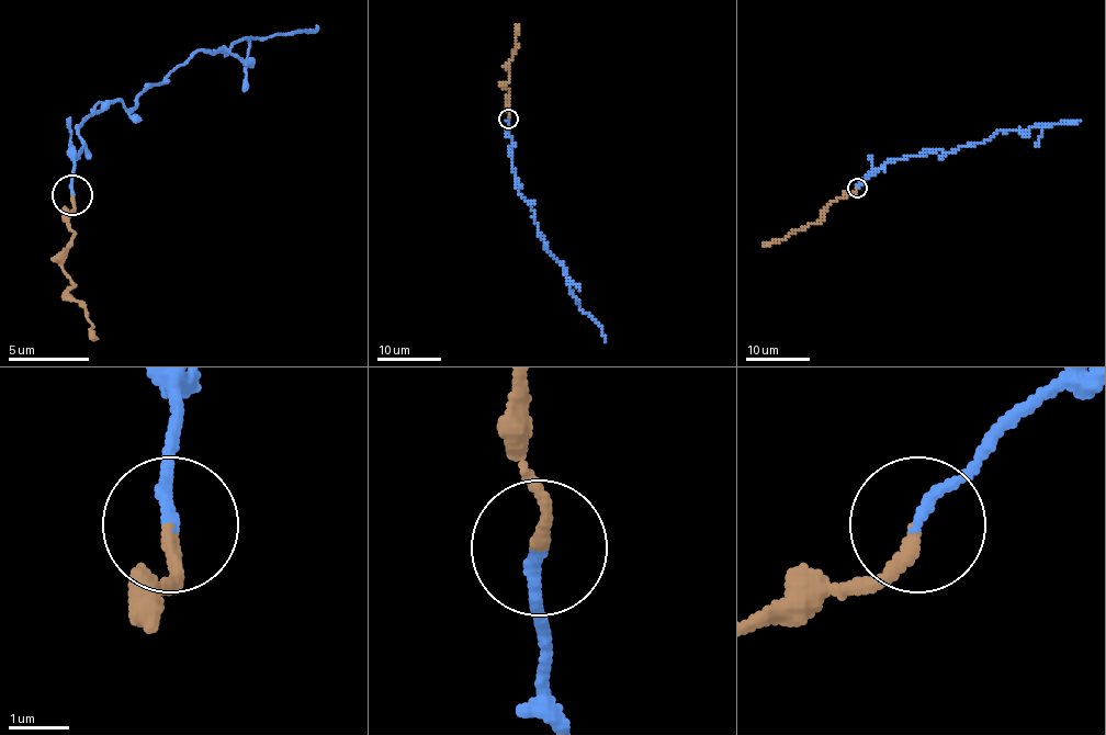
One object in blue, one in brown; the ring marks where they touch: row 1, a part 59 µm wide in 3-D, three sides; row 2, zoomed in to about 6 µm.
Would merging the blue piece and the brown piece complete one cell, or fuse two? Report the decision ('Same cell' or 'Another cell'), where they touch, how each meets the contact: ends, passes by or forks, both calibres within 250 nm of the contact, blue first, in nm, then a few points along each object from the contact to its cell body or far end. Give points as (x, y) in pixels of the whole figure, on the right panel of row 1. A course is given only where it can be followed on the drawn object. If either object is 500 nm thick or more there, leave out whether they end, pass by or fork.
Same cell. Place: (857, 188). At the ring blue ends. At the ring brown ends. Thickness 190 nm (blue) against 240 nm. Course of blue: (857, 188), (889, 161), (941, 150), (948, 154), (965, 146), (983, 143), (1000, 131), (1027, 131), (1080, 120). Course of brown: (857, 188), (851, 193), (831, 202), (821, 217), (812, 224), (792, 230), (782, 240), (764, 245)

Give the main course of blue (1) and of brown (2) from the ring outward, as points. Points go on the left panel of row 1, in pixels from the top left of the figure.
1: (71, 194), (79, 129), (96, 104), (120, 101), (132, 109), (145, 89), (198, 52), (315, 32), (315, 24)
2: (71, 194), (71, 210), (67, 214), (71, 230), (64, 271), (76, 287), (92, 328), (92, 340)

